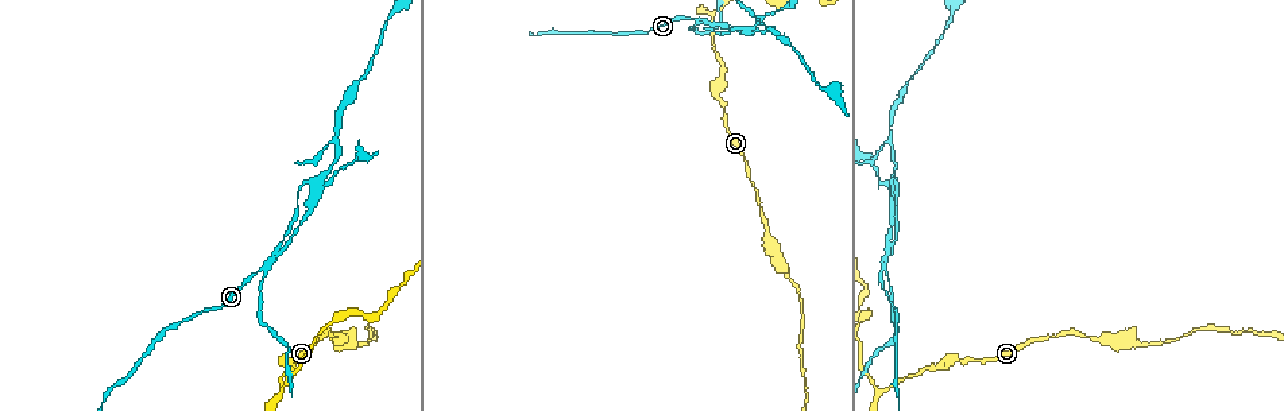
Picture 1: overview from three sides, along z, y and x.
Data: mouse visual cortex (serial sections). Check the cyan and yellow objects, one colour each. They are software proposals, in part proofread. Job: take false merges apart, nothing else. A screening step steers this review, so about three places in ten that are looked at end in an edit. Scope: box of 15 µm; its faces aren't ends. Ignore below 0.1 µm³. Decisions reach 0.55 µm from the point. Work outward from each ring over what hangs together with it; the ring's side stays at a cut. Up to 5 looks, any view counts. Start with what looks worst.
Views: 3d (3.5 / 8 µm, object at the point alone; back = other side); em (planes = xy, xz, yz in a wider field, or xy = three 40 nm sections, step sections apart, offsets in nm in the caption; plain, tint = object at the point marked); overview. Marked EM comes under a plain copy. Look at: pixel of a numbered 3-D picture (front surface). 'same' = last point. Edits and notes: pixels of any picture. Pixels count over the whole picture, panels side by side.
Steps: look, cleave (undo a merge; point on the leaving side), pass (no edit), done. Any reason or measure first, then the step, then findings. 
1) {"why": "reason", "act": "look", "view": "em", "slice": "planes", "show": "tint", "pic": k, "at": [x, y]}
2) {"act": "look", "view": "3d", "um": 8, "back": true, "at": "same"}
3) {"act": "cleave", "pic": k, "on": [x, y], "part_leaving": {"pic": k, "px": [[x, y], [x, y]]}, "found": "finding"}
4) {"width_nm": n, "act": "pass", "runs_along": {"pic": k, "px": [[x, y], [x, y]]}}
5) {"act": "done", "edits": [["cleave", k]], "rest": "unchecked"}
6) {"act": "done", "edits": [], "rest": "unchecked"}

{"why": "thin neck", "act": "look", "view": "3d", "um": 8, "back": true, "pic": 1, "at": [689, 19]}

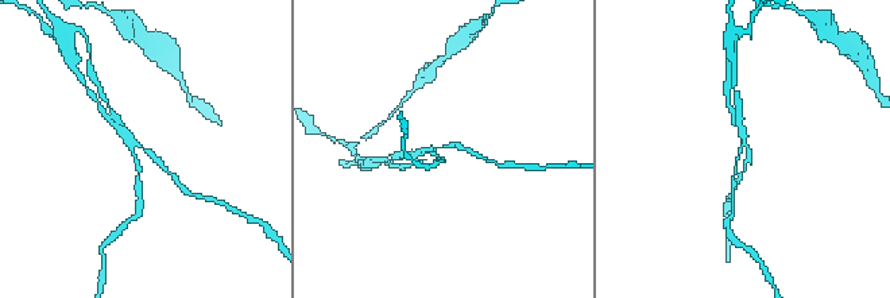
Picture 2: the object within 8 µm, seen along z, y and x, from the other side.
{"arms": 3, "arm_widths_nm": [150, 150, 150], "why": "now the EM", "act": "look", "view": "em", "slice": "planes", "show": "tint", "pic": 2, "at": [746, 146]}

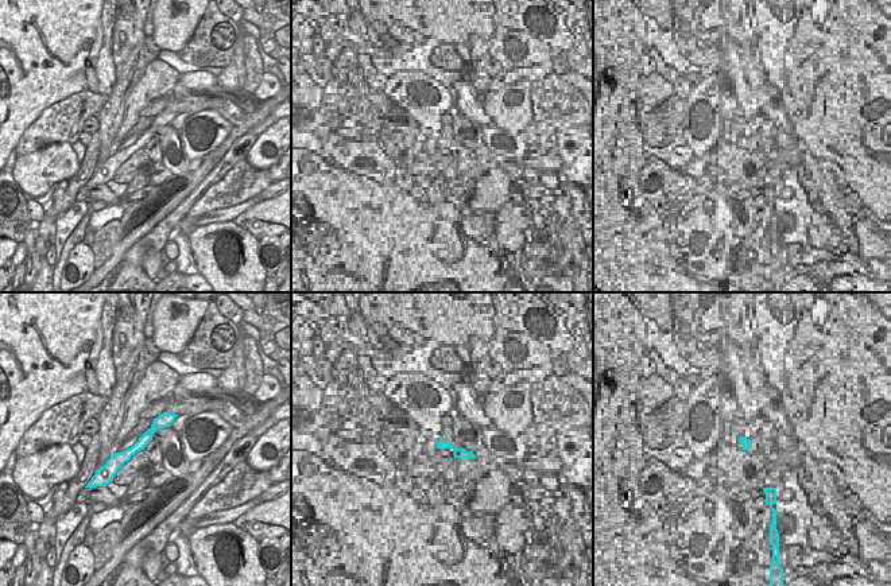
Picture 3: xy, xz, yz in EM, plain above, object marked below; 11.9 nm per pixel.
{"act": "cleave", "pic": 2, "on": [131, 143], "border": {"pic": 3, "px": [[103, 466], [111, 481]]}, "found": "two cells meet here"}

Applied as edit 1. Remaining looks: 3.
{"why": "branch point", "act": "look", "view": "3d", "um": 8, "pic": 1, "at": [883, 392]}

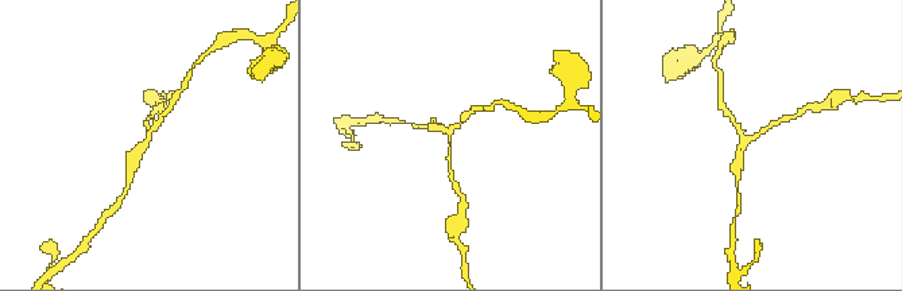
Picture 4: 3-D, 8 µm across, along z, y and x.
{"why": "zoom in", "act": "look", "view": "3d", "um": 3.5, "pic": 4, "at": [148, 139]}

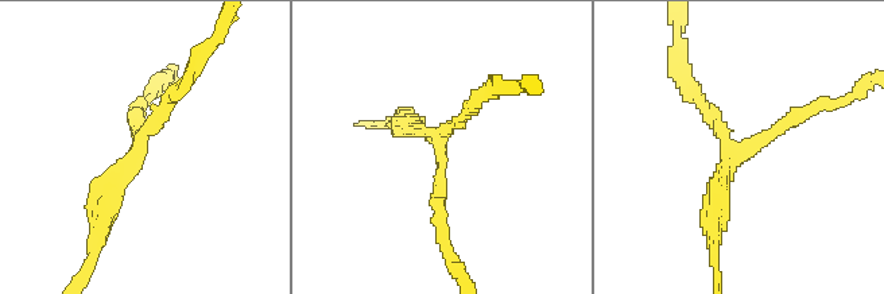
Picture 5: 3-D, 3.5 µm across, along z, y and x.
{"arms": 3, "arm_widths_nm": [150, 200, 250], "act": "look", "view": "em", "slice": "xy", "step": 3, "show": "tint", "pic": 5, "at": [139, 150]}

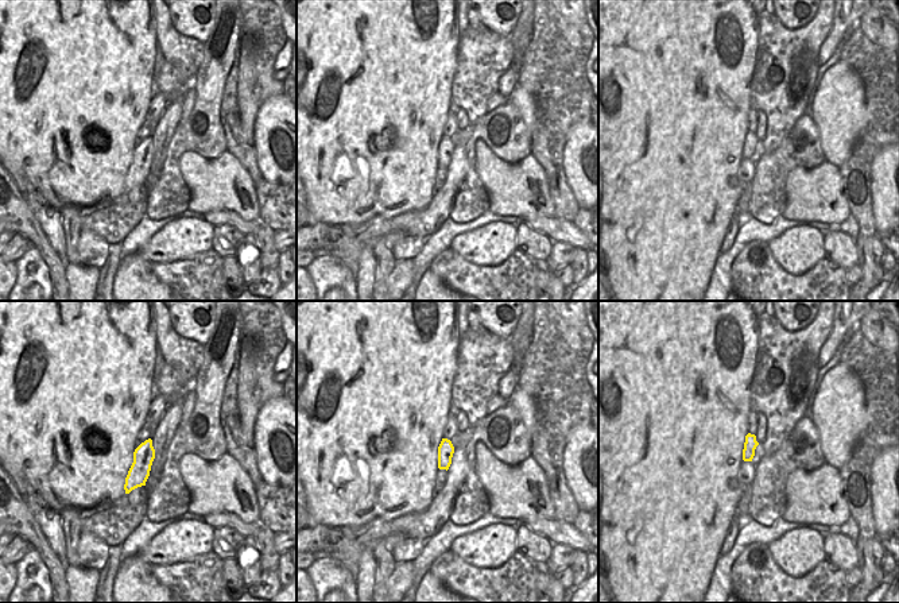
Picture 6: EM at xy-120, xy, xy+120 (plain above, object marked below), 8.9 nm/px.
{"width_nm": 140, "act": "pass", "runs_along": {"pic": 5, "px": [[441, 225], [441, 132], [479, 97]]}, "found": "all the same cell"}

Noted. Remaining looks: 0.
{"act": "done", "edits": [["cleave", 2]], "rest": "unchecked"}

